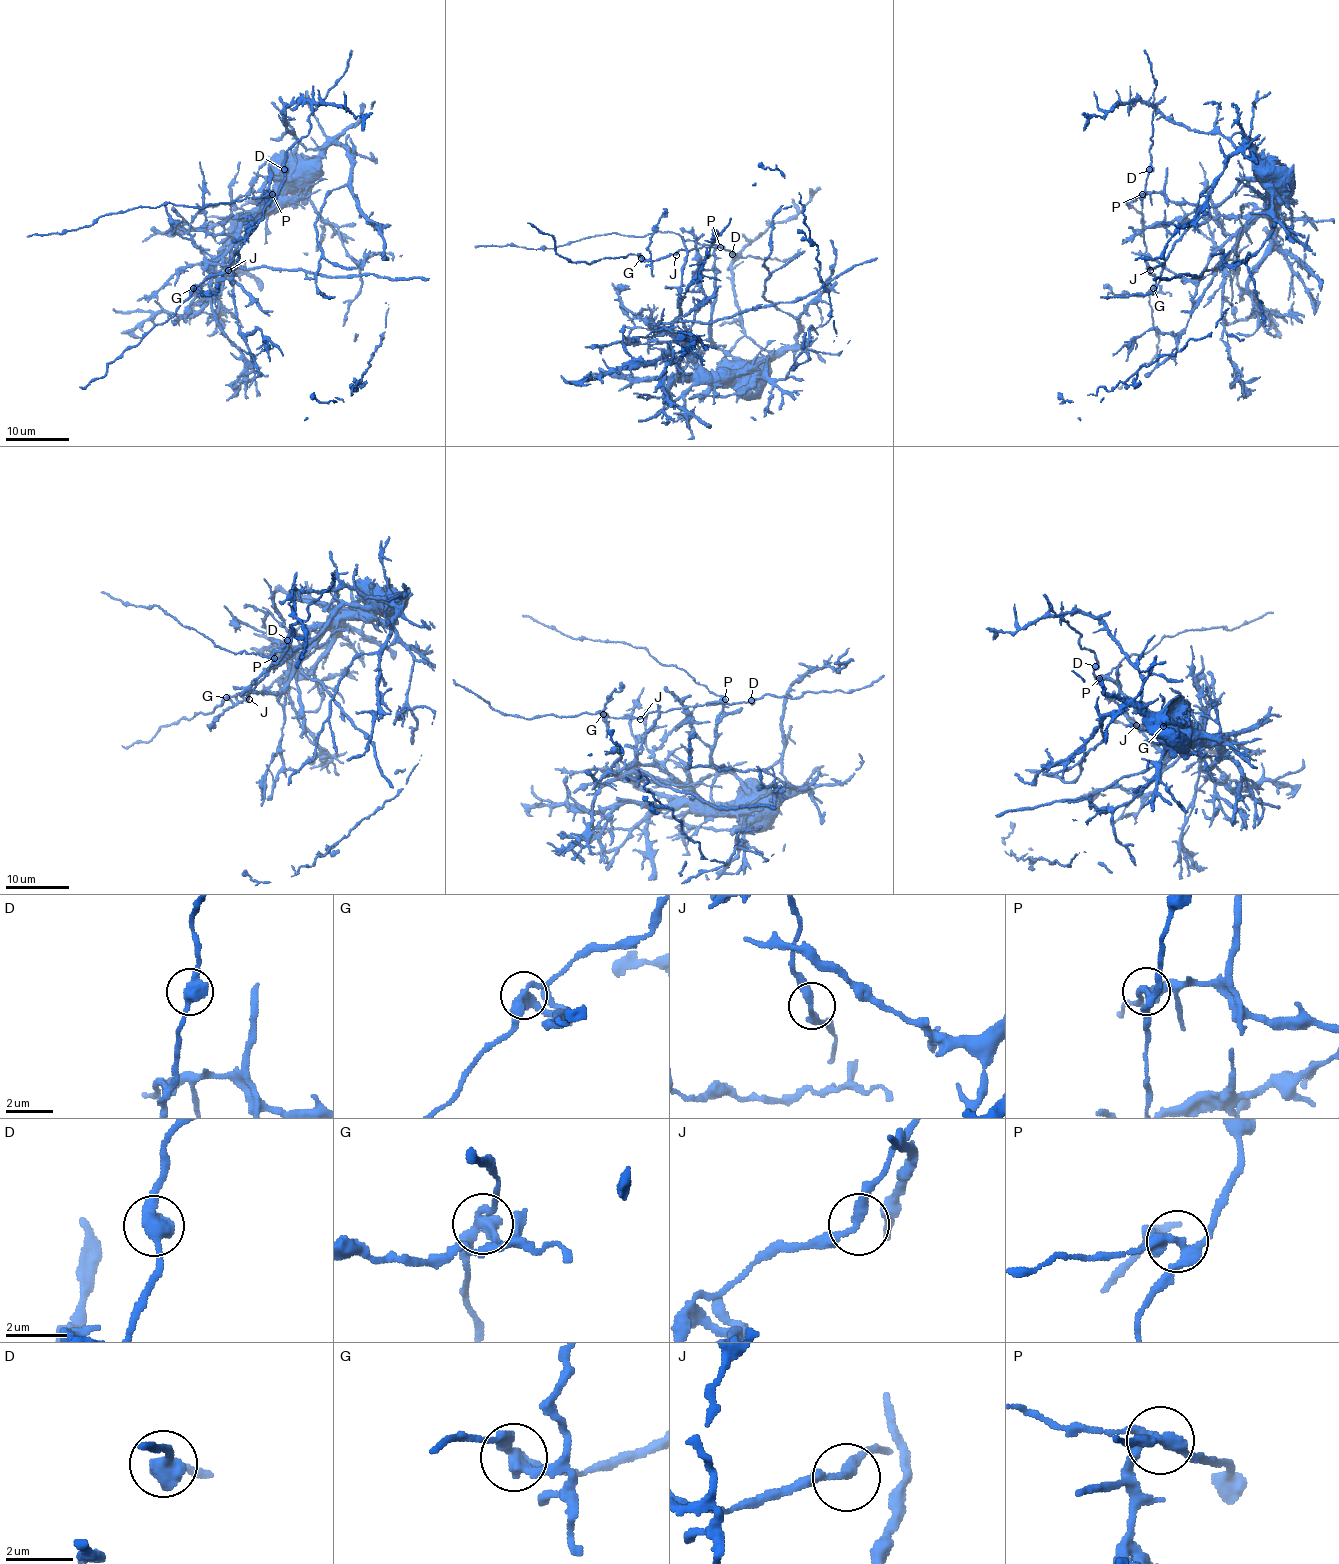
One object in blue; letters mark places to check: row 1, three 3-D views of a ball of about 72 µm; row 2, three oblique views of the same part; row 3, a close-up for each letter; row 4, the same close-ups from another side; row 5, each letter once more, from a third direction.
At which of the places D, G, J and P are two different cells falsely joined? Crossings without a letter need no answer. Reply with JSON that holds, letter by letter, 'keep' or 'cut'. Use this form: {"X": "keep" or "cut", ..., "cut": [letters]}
{"D": "keep", "G": "cut", "J": "keep", "P": "cut", "cut": ["G", "P"]}

